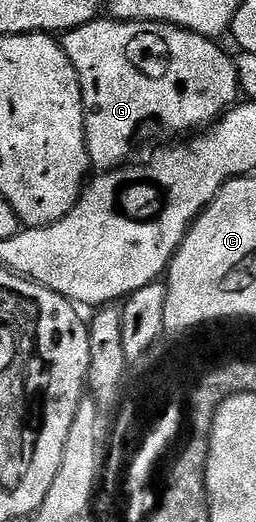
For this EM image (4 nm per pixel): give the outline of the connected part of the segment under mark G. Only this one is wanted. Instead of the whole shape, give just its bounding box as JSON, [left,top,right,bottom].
[60,18,240,170]

